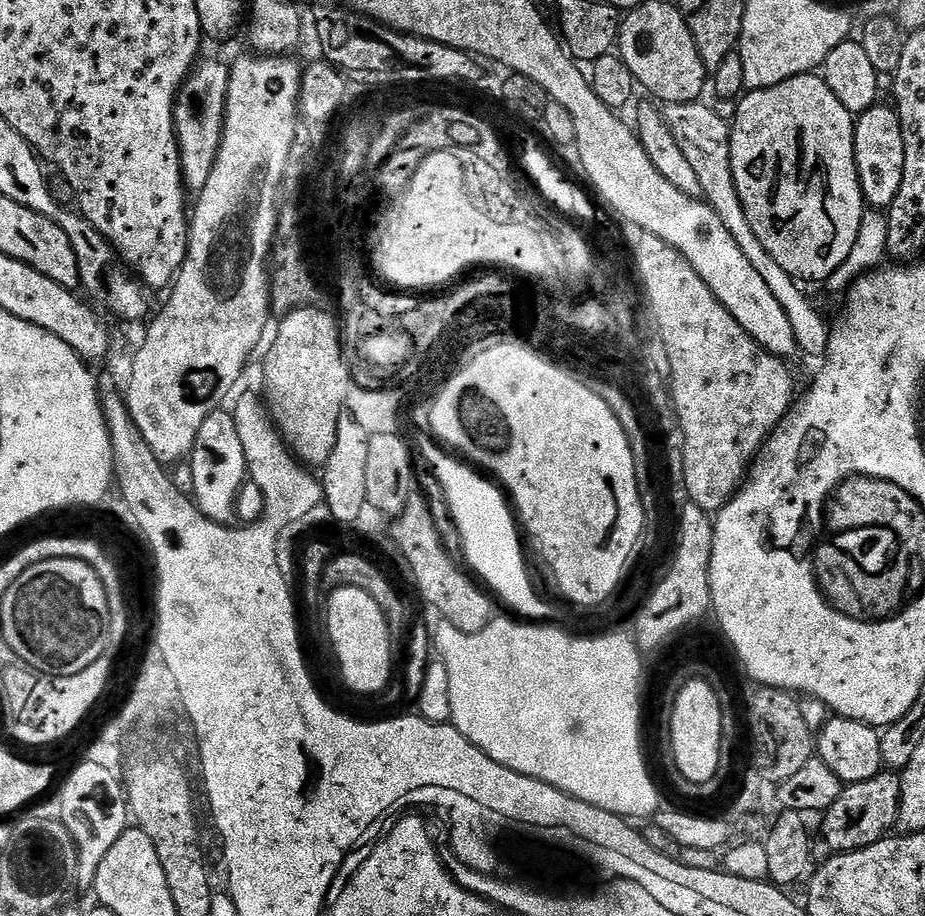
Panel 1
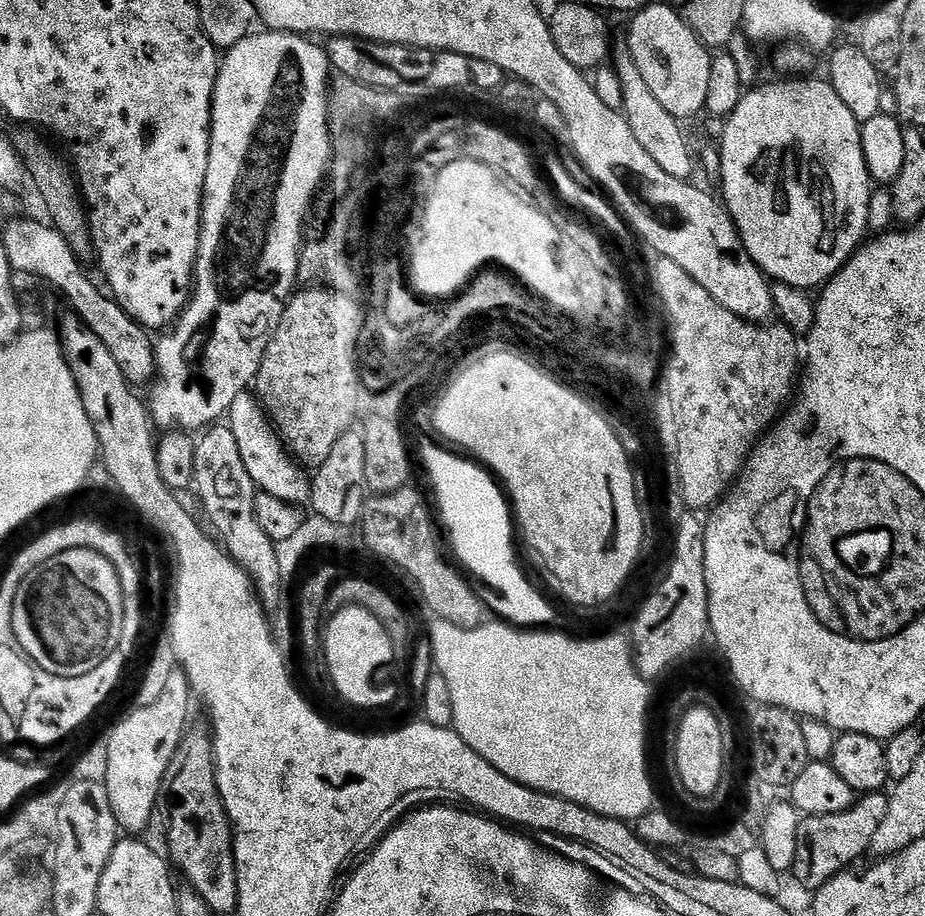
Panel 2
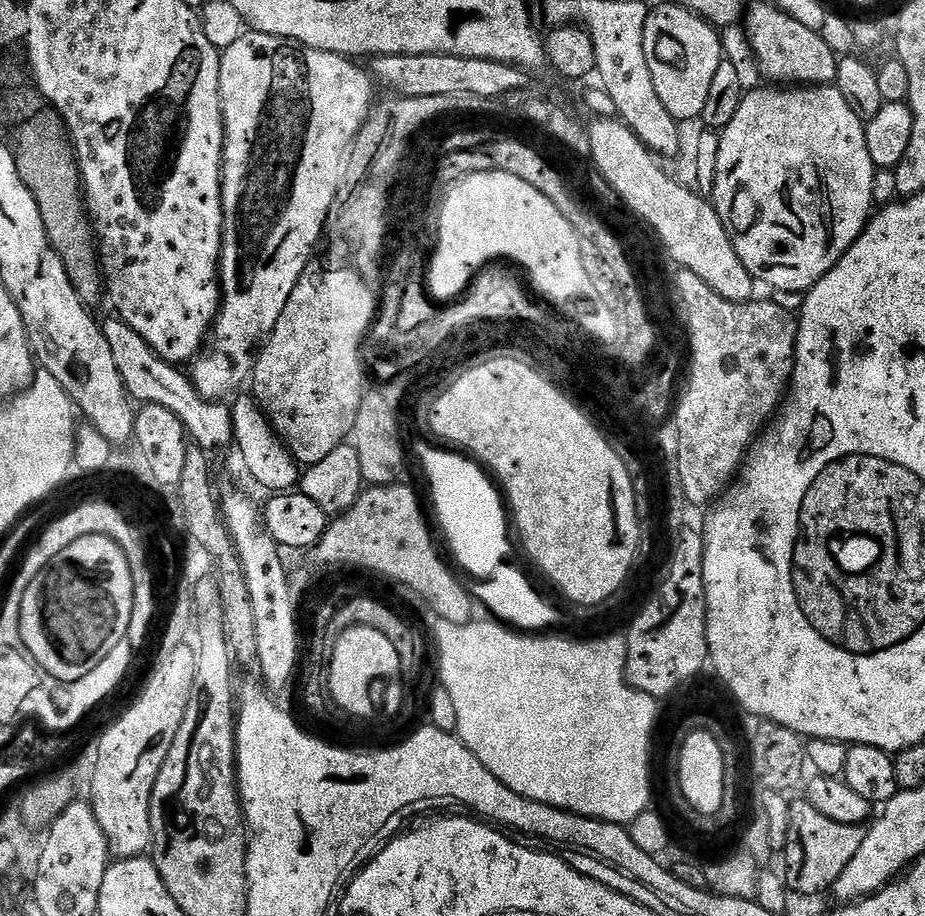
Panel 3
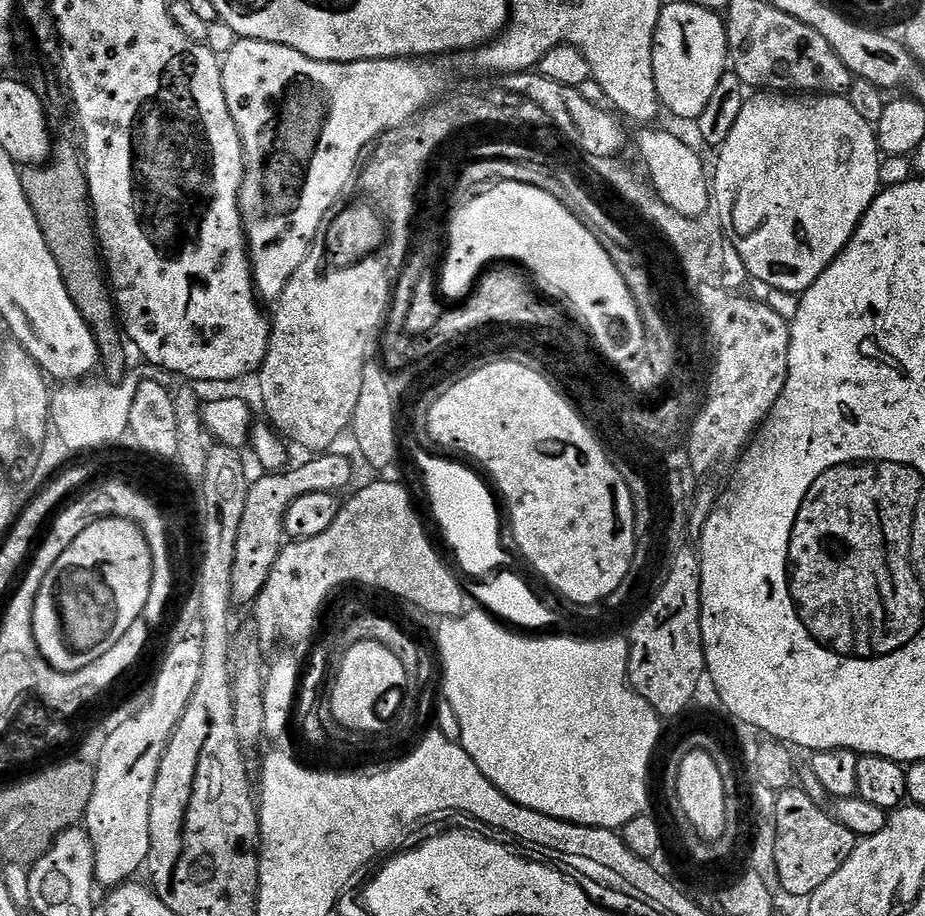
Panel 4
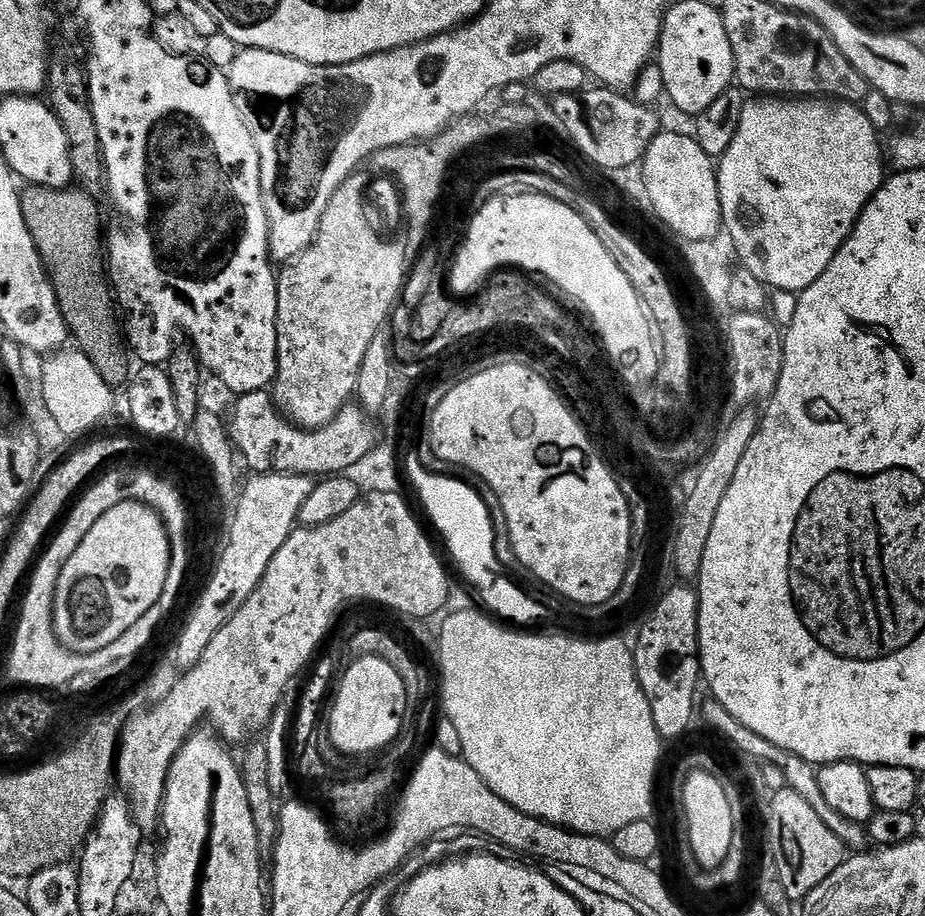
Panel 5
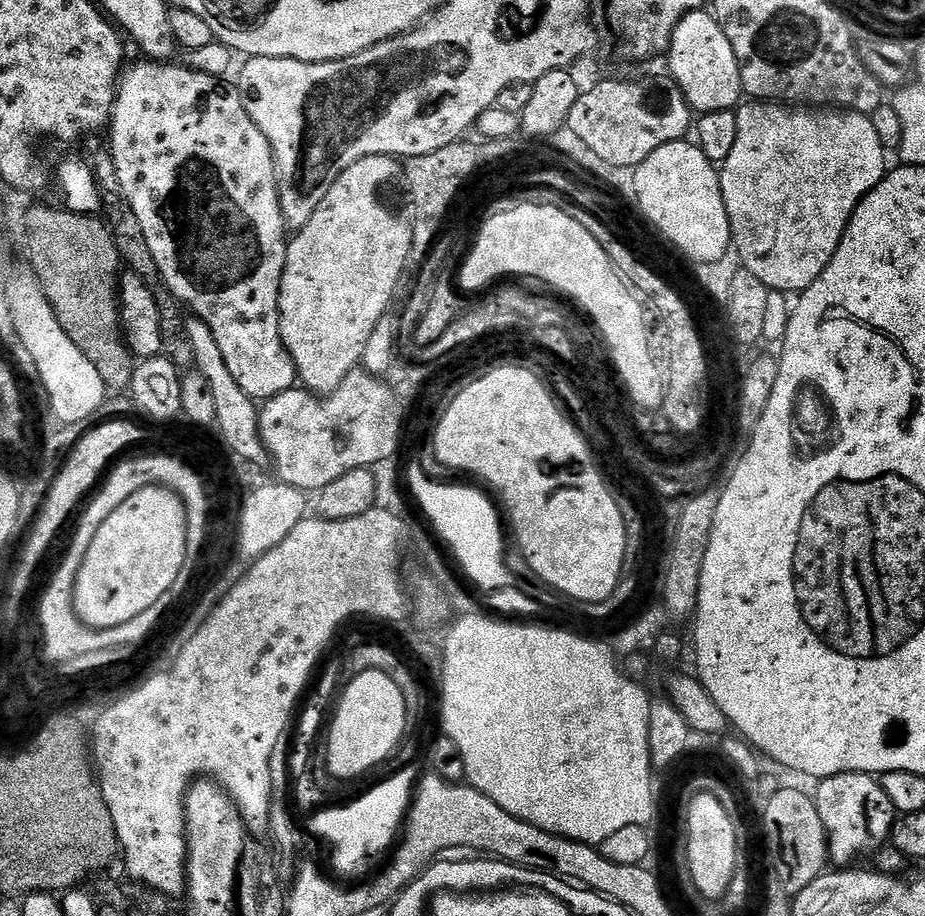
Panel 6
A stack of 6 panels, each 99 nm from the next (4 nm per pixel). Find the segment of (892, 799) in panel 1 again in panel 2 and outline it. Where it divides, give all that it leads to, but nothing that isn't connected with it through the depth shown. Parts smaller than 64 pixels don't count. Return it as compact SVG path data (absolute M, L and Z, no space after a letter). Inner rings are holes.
M869 792L861 795L850 810L825 816L805 816L797 830L797 858L794 875L800 884L809 890L826 886L830 878L851 869L863 852L867 853L874 842L878 826L886 818L888 796L884 792Z

